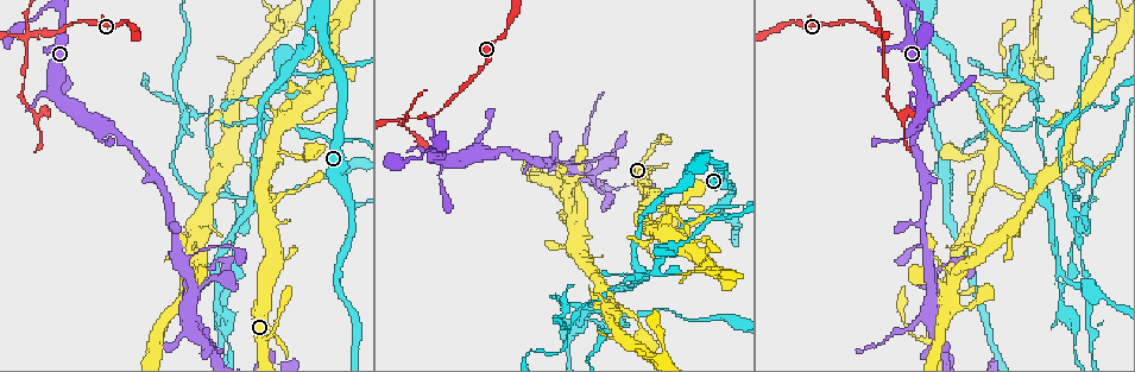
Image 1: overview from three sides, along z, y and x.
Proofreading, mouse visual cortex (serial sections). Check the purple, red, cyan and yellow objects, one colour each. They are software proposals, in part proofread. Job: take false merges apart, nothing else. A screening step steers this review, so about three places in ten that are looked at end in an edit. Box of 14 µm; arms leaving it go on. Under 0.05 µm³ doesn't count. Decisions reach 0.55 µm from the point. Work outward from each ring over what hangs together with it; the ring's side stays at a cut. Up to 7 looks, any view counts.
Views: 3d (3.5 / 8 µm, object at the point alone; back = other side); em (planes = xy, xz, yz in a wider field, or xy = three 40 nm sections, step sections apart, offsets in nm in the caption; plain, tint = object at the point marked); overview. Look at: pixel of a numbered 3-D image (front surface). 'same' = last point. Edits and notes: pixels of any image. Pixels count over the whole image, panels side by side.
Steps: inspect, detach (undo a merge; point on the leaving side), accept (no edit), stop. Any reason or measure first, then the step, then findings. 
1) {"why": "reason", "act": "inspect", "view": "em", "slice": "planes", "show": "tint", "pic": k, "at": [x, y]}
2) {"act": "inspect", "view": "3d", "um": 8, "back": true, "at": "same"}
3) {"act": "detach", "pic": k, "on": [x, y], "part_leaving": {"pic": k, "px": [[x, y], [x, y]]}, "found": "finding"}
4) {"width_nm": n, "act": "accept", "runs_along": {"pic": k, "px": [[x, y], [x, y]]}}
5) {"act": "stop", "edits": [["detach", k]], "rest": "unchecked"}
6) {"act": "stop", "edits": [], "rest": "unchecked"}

{"why": "sharp bend", "act": "inspect", "view": "3d", "um": 3.5, "pic": 1, "at": [29, 37]}

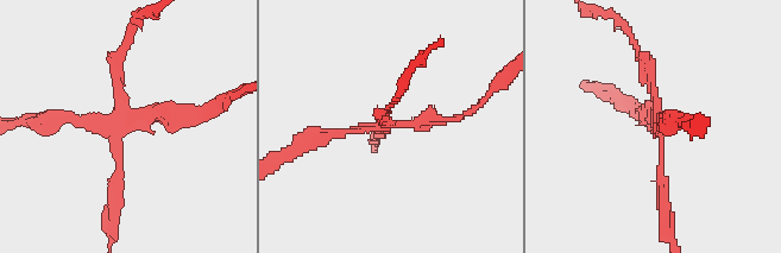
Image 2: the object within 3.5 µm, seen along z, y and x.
{"act": "inspect", "view": "em", "slice": "xy", "step": 3, "show": "tint", "pic": 2, "at": [395, 123]}

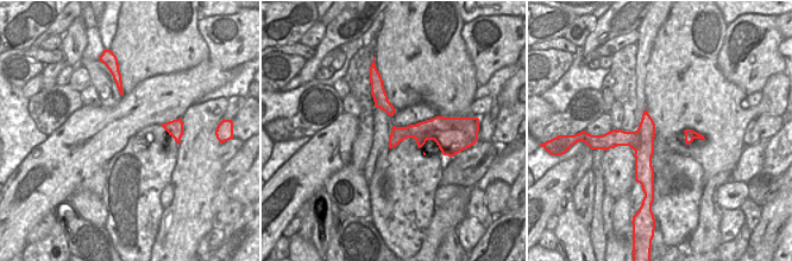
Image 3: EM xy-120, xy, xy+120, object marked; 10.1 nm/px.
{"act": "detach", "pic": 2, "on": [660, 177], "part_leaving": {"pic": 2, "px": [[661, 136], [663, 234], [669, 241]]}, "found": "a second cell is stuck on"}

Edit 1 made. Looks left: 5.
{"why": "sharp bend", "act": "inspect", "view": "3d", "um": 3.5, "pic": 1, "at": [179, 264]}

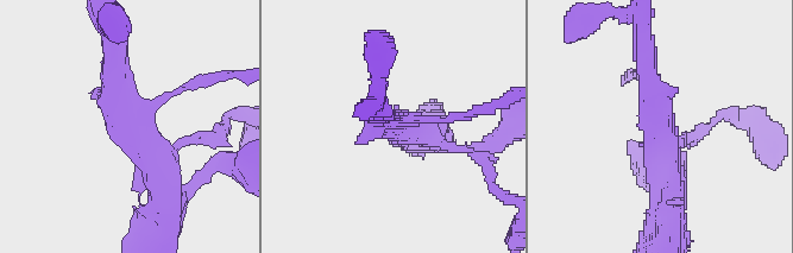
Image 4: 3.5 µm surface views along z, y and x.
{"act": "accept", "runs_along": {"pic": 4, "px": [[112, 50], [112, 101], [163, 193]]}, "found": "all the same cell"}

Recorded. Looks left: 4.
{"why": "abrupt turn", "act": "inspect", "view": "3d", "um": 3.5, "pic": 1, "at": [926, 19]}

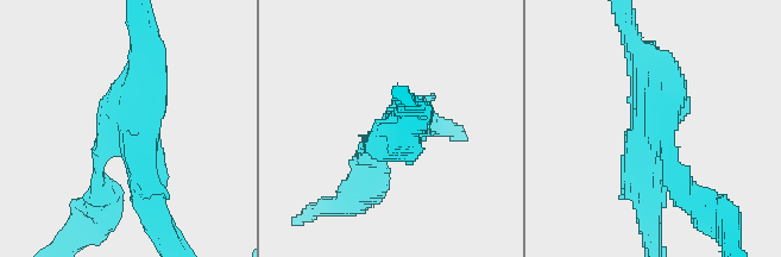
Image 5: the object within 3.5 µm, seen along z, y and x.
{"act": "inspect", "view": "em", "slice": "xy", "step": 1, "show": "tint", "pic": 5, "at": [131, 135]}

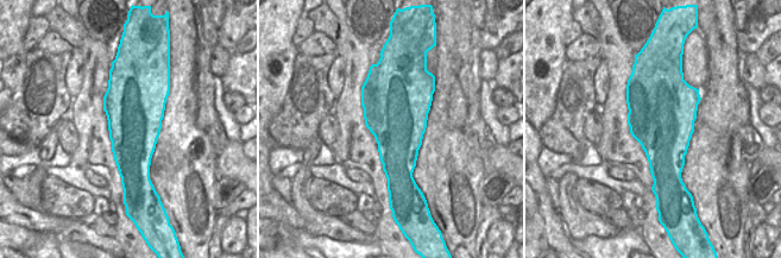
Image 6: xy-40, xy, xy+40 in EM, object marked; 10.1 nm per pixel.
{"act": "inspect", "view": "em", "slice": "xy", "step": 2, "show": "tint", "at": "same"}

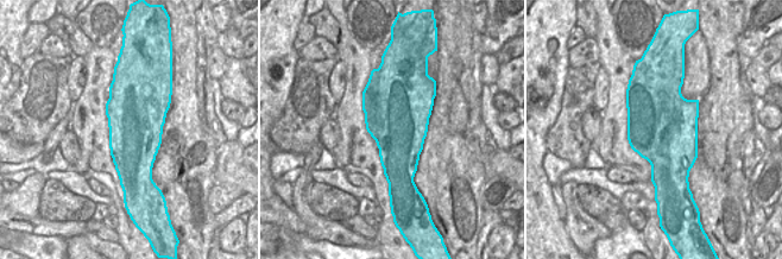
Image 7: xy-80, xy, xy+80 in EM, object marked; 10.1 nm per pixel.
{"act": "detach", "pic": 5, "on": [112, 194], "part_leaving": {"pic": 5, "px": [[100, 150], [107, 201], [82, 224]]}, "found": "two cells meet here"}

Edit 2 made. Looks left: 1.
{"act": "stop", "edits": [["detach", 2], ["detach", 5]], "rest": "unchecked"}

